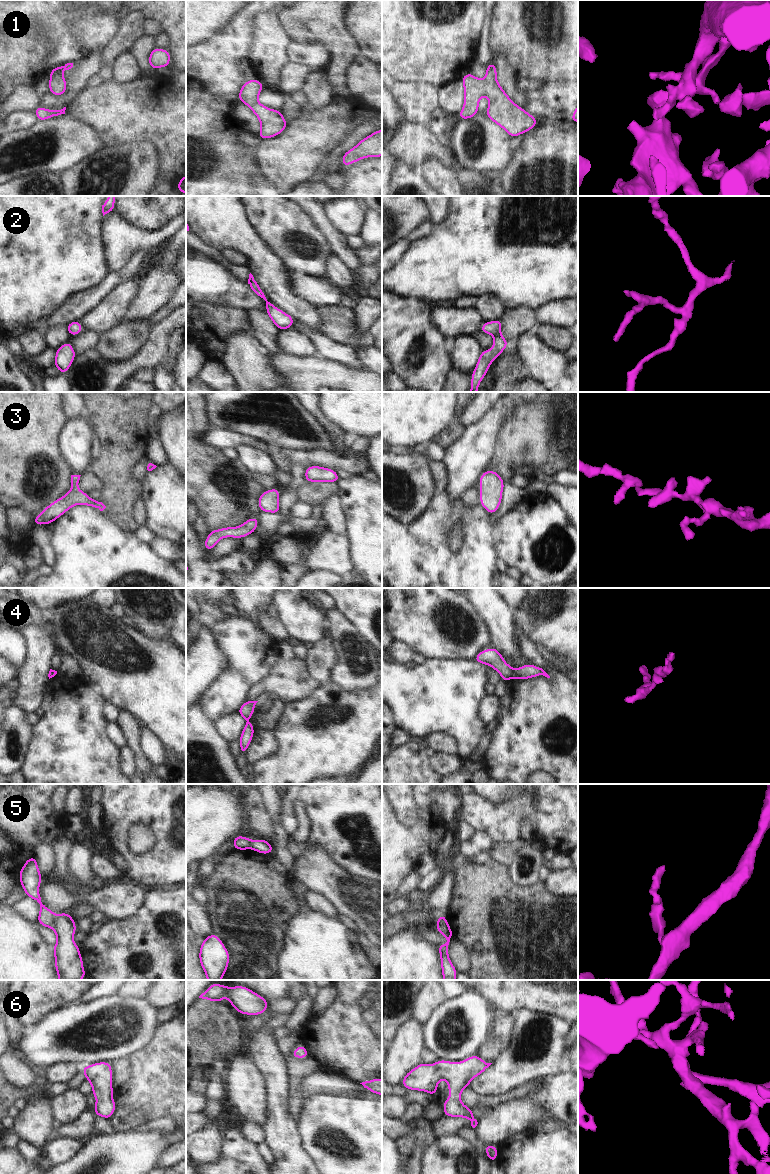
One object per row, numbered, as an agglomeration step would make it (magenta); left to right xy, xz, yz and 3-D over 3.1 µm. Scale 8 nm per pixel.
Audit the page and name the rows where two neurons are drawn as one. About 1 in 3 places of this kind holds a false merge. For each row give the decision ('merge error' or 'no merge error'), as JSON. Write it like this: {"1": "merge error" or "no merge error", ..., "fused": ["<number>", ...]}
{"1": "no merge error", "2": "no merge error", "3": "no merge error", "4": "merge error", "5": "merge error", "6": "no merge error", "fused": ["4", "5"]}

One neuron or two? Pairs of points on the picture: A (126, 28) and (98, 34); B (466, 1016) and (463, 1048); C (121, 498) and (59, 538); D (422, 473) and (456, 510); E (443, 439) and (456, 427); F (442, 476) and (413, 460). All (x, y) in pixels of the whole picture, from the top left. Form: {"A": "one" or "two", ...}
{"A": "two", "B": "one", "C": "two", "D": "two", "E": "one", "F": "two"}

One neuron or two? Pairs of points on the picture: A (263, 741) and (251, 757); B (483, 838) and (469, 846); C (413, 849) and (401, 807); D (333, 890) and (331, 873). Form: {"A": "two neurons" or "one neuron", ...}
{"A": "one neuron", "B": "one neuron", "C": "two neurons", "D": "one neuron"}

